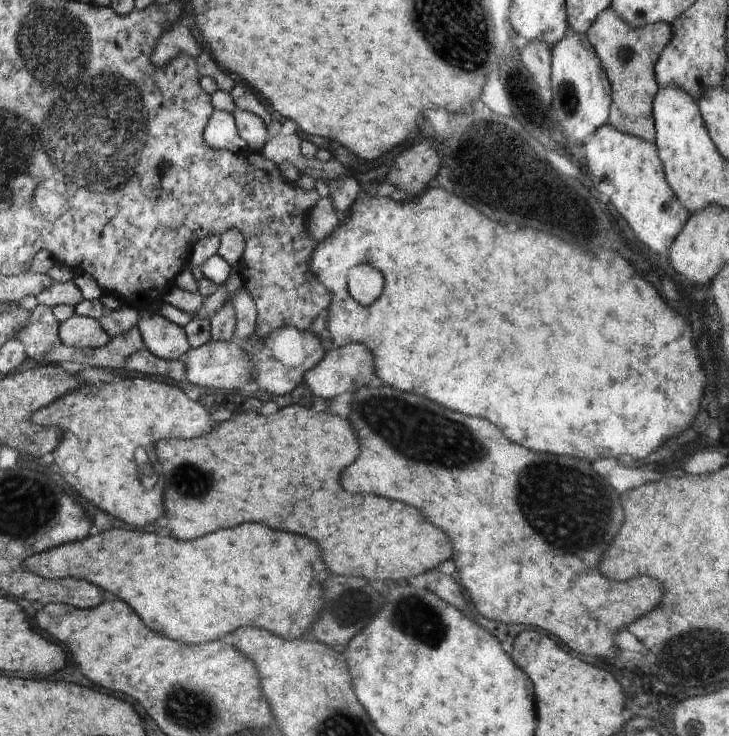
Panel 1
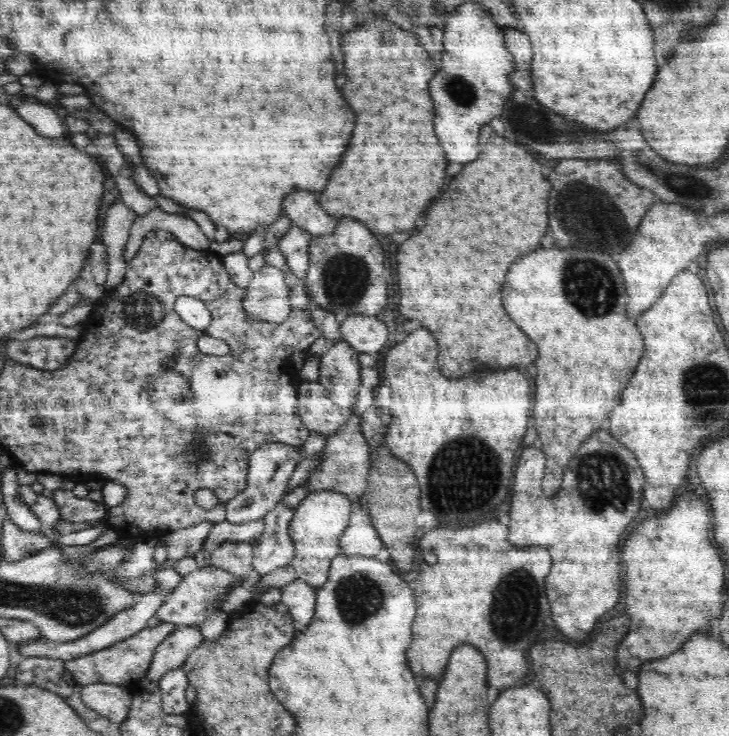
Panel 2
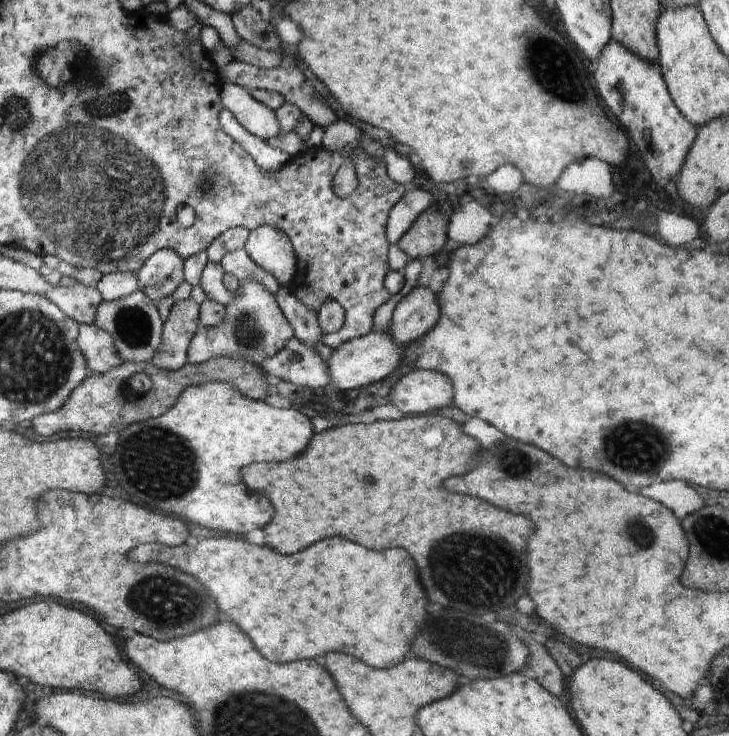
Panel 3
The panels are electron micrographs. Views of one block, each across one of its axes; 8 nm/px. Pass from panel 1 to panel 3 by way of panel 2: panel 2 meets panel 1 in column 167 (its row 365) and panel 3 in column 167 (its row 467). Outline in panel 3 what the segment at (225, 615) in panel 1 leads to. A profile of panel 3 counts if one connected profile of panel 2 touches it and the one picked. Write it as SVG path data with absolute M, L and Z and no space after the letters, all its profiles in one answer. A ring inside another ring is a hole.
M208 538L196 546L162 546L142 544L132 550L132 562L160 562L198 578L208 594L258 648L274 662L292 662L322 656L326 652L346 652L374 668L386 668L402 662L410 642L424 622L426 598L416 578L416 564L406 550L366 550L346 538L324 538L298 554L282 556L268 546L248 544L246 540Z

